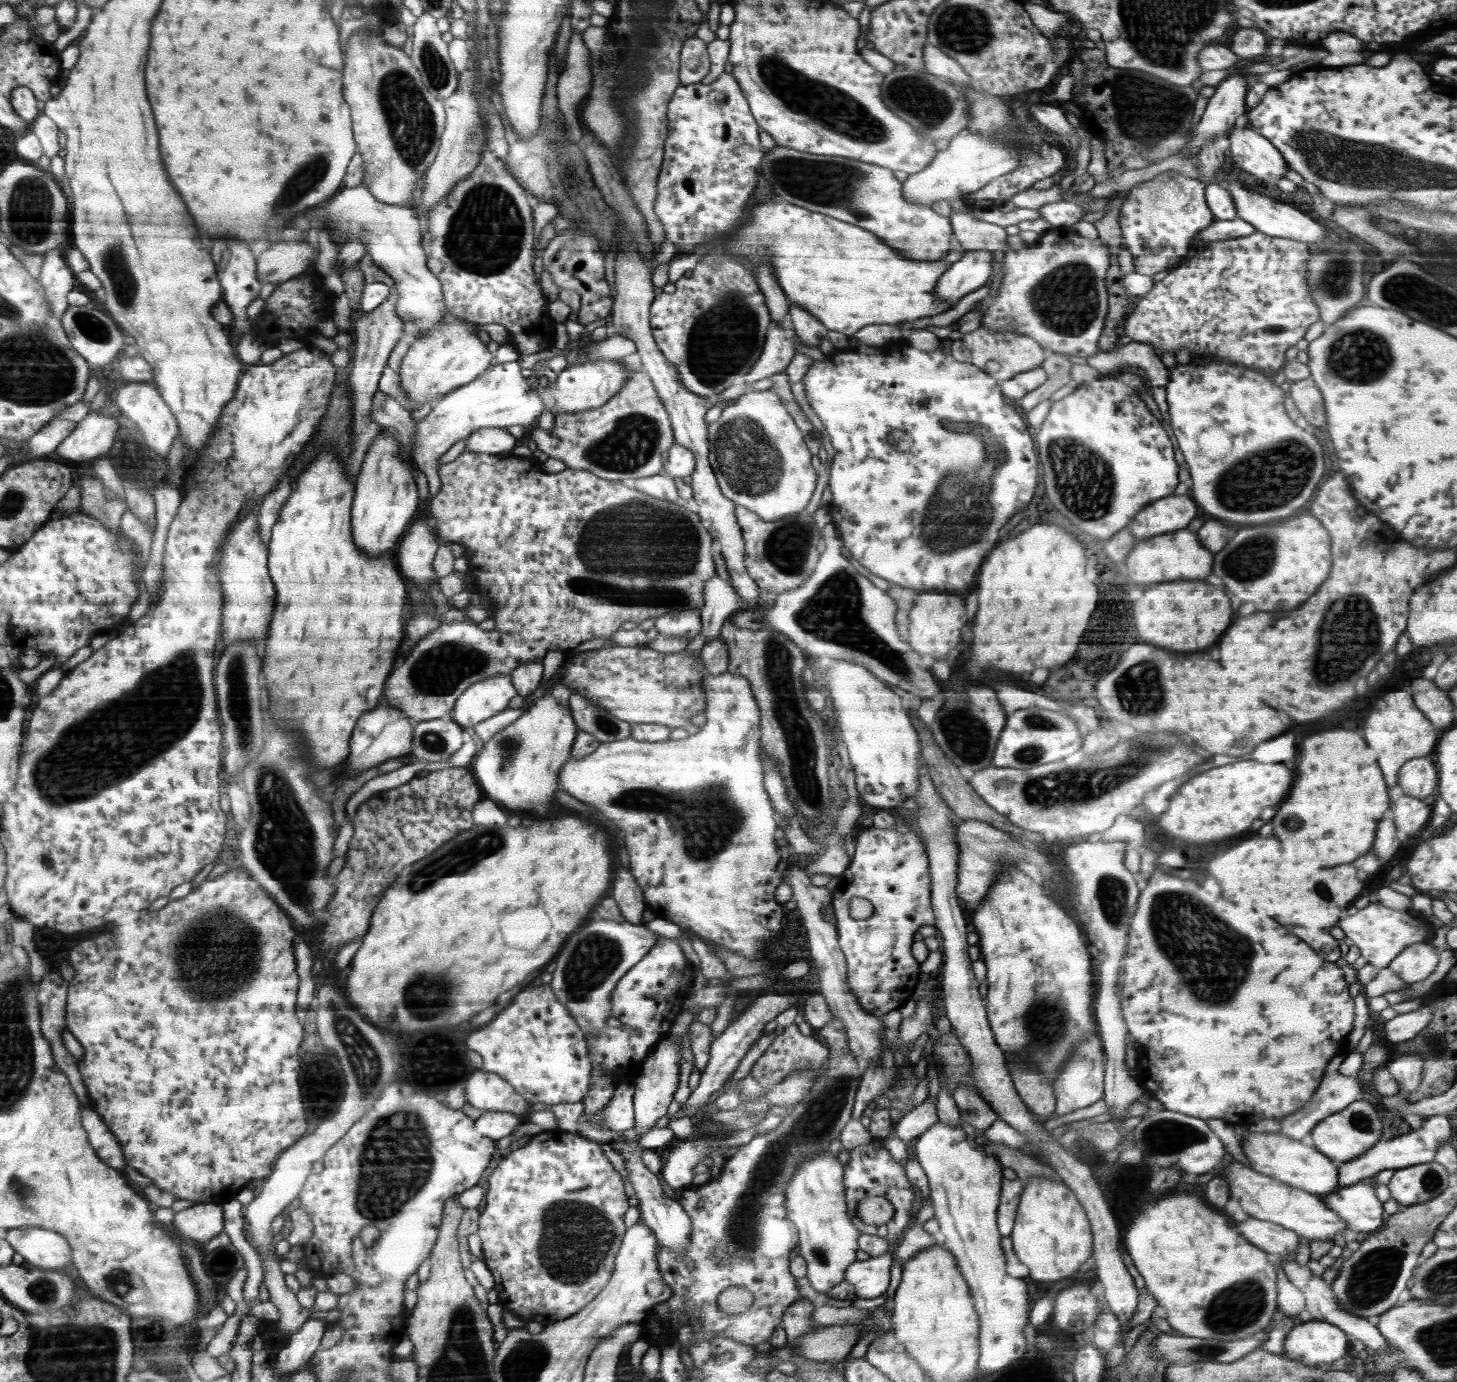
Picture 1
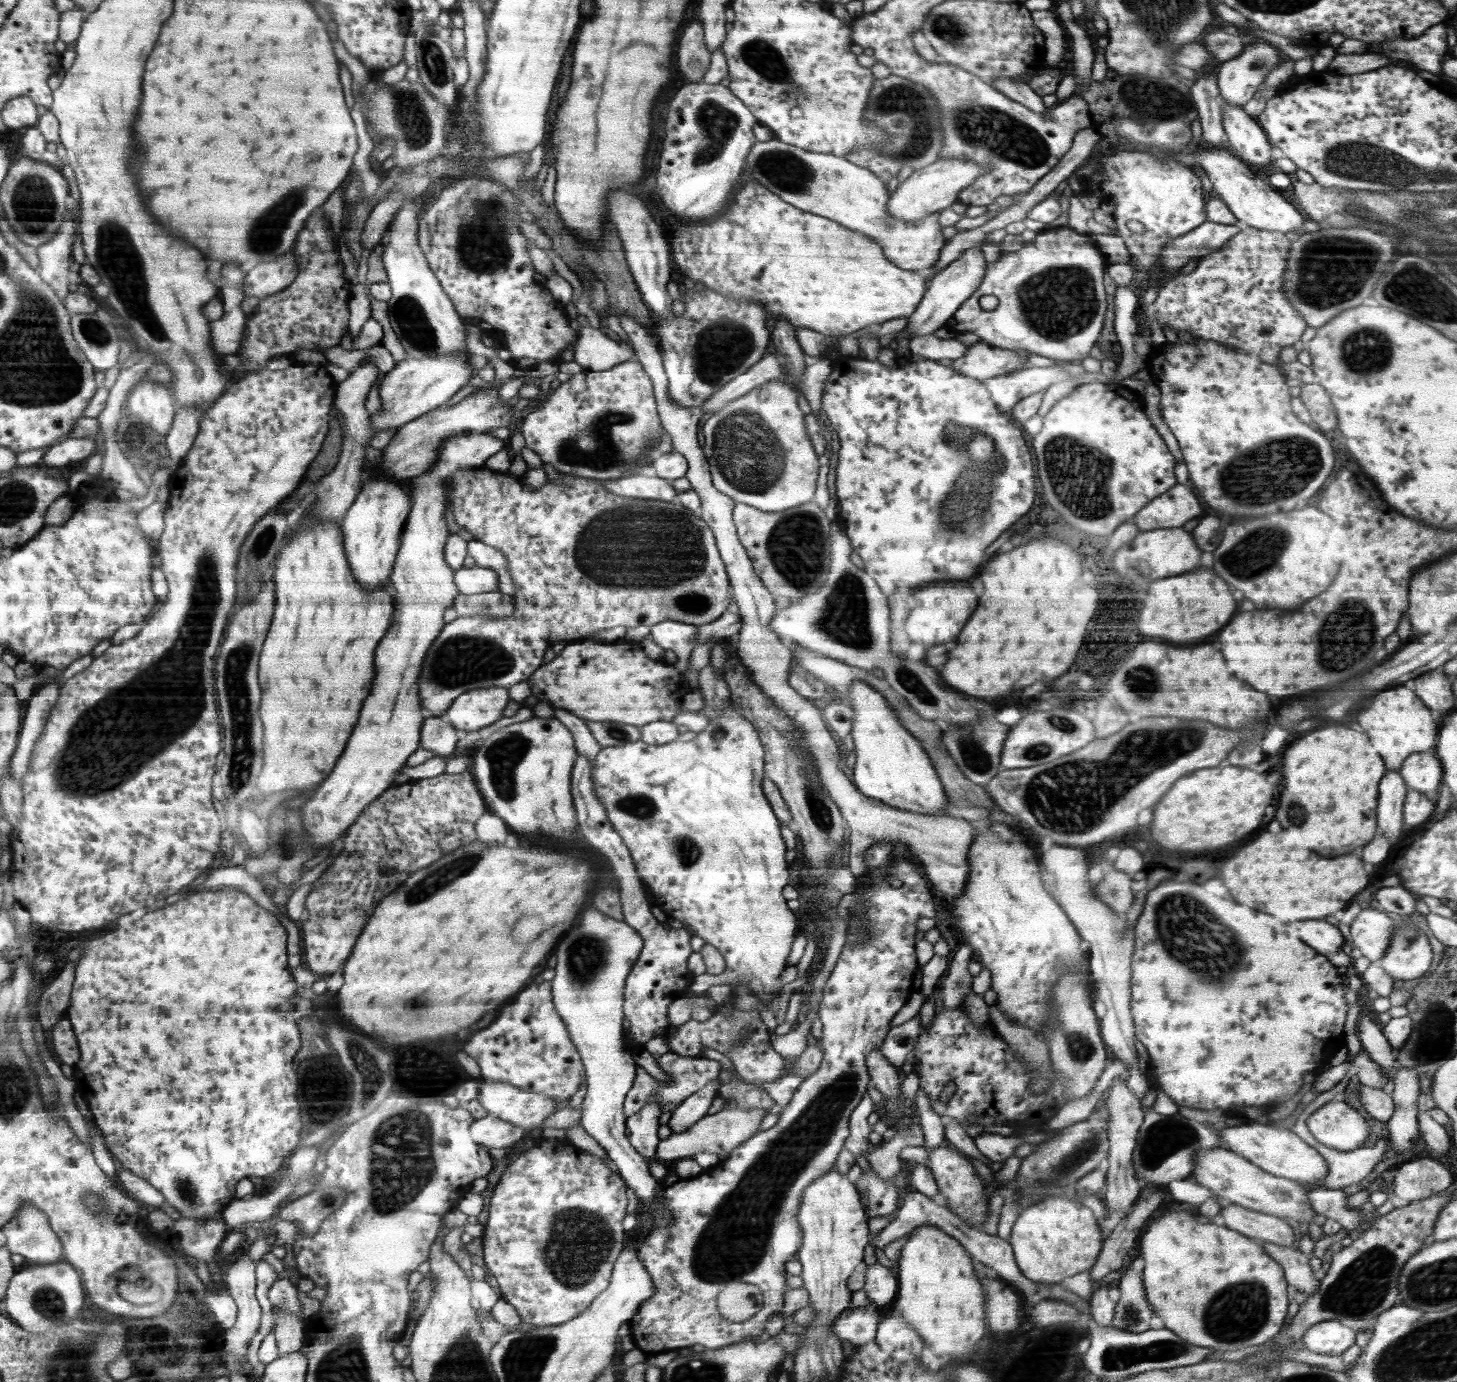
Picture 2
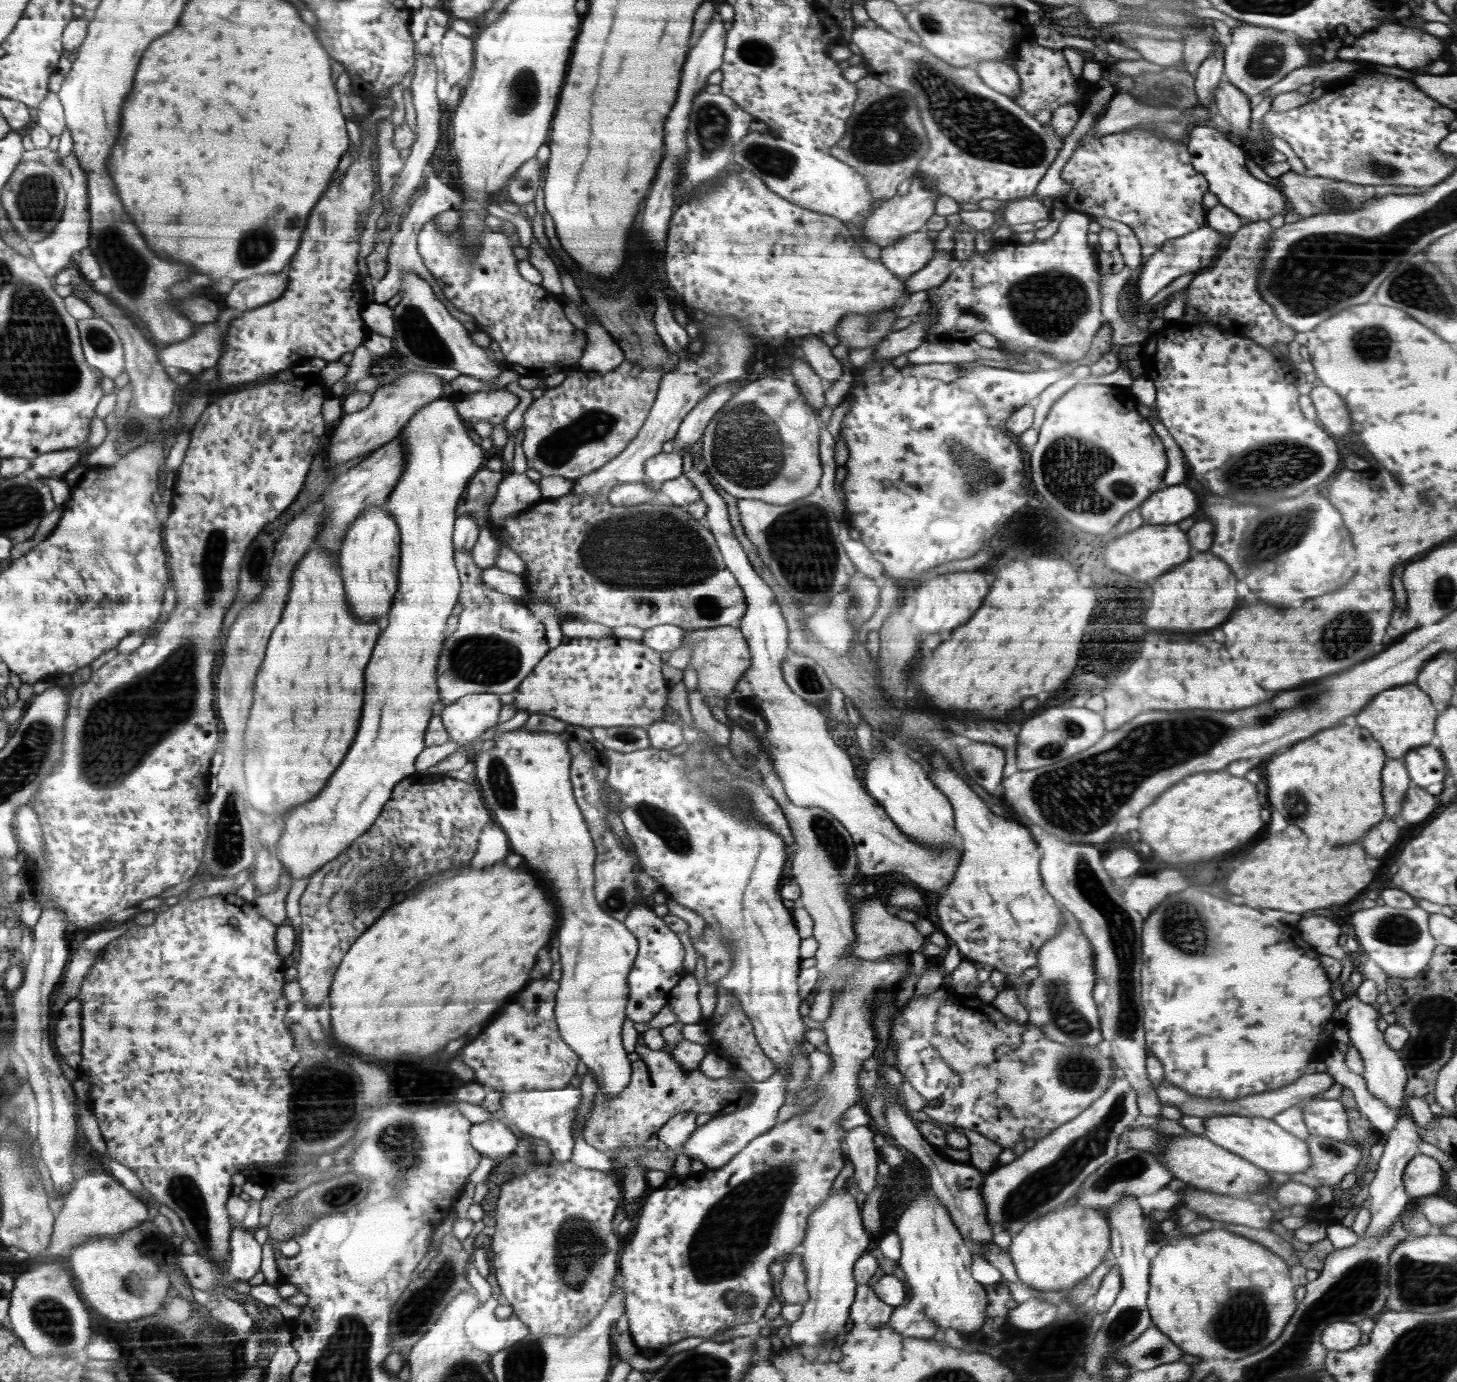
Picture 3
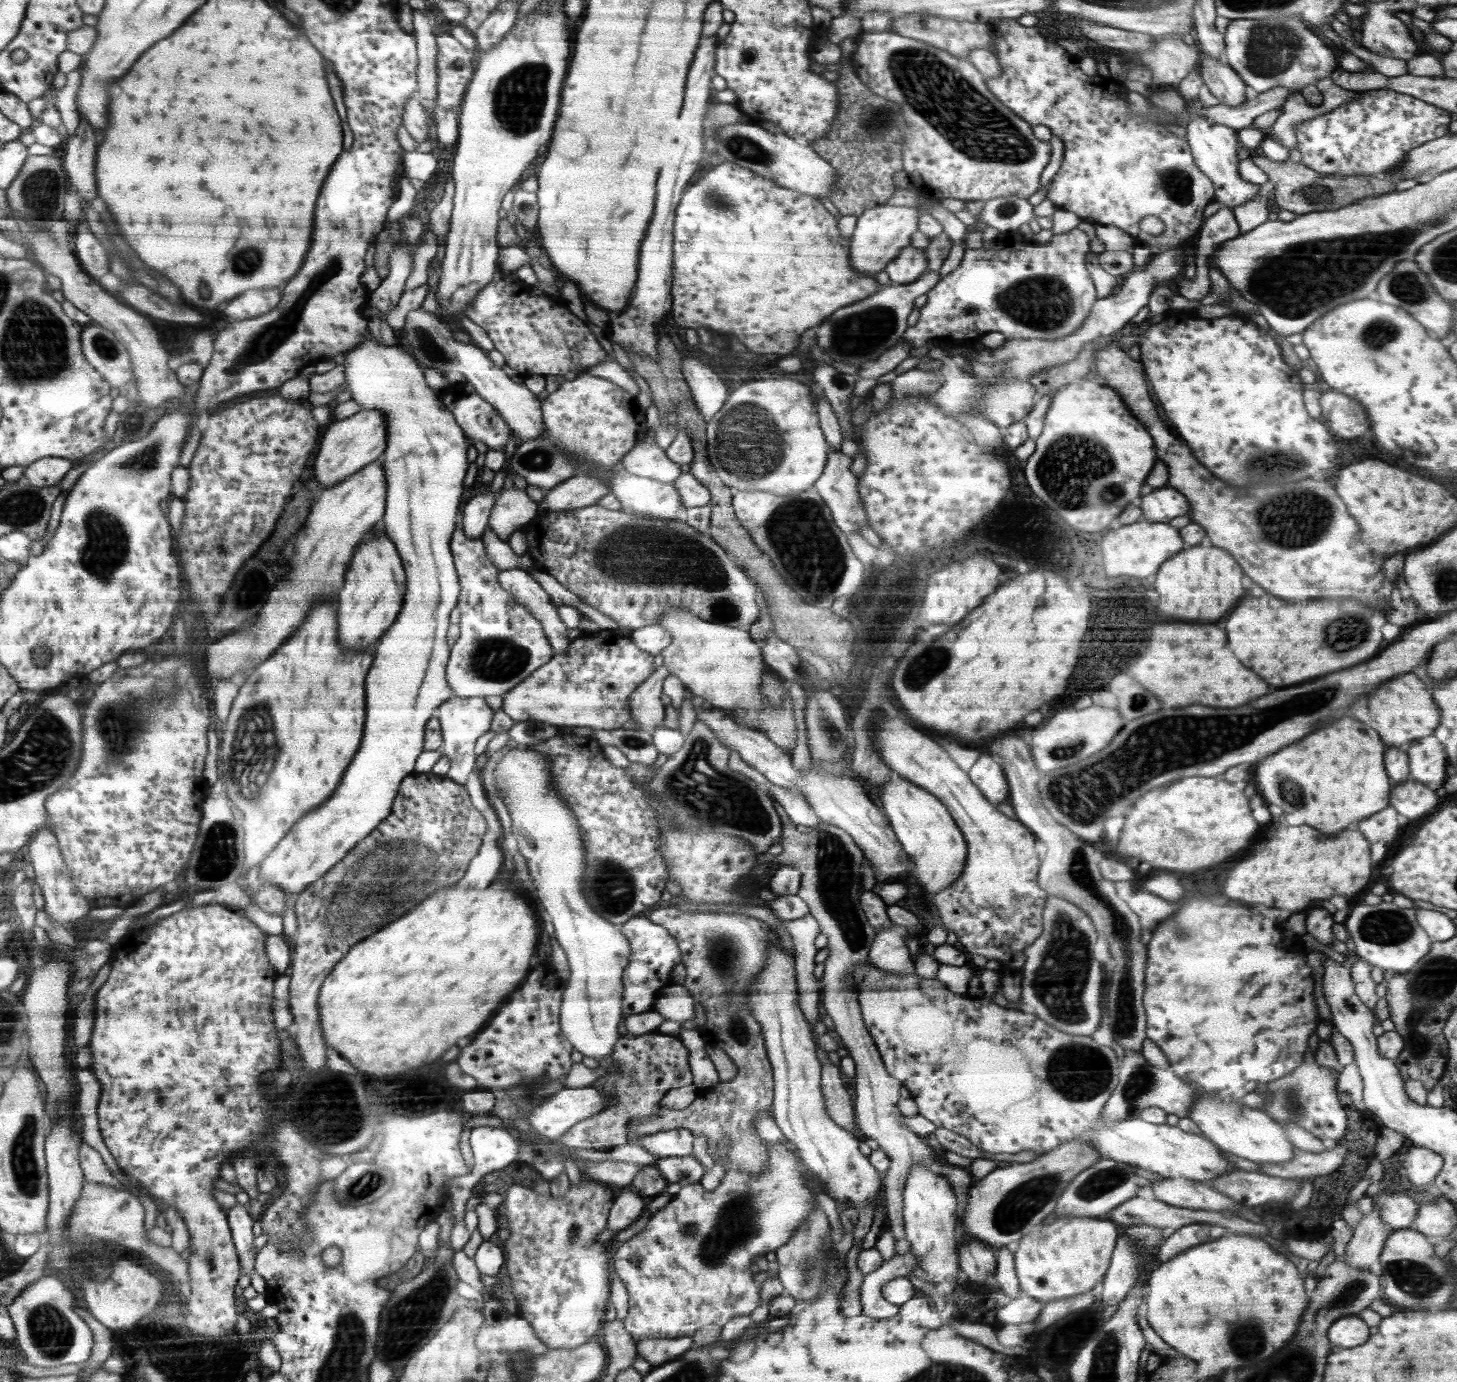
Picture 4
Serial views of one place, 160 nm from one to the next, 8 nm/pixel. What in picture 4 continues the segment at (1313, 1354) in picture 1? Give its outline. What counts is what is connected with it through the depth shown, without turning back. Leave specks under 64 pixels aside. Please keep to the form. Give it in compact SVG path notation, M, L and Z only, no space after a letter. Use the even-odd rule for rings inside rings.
M1360 1315L1343 1316L1332 1323L1327 1337L1332 1346L1354 1348L1368 1340L1368 1329L1369 1325Z

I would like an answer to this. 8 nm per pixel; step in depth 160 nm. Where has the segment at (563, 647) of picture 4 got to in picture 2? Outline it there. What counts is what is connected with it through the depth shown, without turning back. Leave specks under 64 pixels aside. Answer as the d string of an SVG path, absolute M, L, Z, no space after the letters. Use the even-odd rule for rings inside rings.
M462 567L455 571L455 585L459 594L474 595L497 590L499 576L491 568Z

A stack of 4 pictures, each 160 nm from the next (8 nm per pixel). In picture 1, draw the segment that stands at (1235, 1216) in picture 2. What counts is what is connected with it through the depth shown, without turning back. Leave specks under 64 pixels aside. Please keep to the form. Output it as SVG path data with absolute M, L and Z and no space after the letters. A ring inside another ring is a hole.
M1246 1218L1244 1222L1233 1223L1234 1228L1242 1234L1242 1236L1252 1243L1254 1246L1265 1250L1274 1259L1276 1257L1286 1256L1291 1252L1298 1250L1298 1234L1297 1232L1290 1231L1289 1228L1284 1228L1281 1225L1274 1224L1271 1221L1258 1220L1256 1218Z

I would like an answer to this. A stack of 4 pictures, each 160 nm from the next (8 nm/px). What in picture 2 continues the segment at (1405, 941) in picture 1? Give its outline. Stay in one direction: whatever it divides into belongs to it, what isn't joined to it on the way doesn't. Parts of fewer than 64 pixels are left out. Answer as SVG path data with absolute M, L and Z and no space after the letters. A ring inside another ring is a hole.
M1368 907L1352 922L1349 936L1352 937L1352 944L1361 950L1362 957L1377 963L1386 954L1396 924L1384 911Z

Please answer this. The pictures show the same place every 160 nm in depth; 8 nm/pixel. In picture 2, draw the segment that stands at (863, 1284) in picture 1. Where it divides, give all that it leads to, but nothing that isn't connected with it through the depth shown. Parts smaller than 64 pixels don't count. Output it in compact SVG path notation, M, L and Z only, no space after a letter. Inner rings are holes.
M878 1262L866 1265L865 1280L862 1290L866 1292L869 1300L877 1305L890 1304L896 1296L896 1290L899 1290L896 1276Z

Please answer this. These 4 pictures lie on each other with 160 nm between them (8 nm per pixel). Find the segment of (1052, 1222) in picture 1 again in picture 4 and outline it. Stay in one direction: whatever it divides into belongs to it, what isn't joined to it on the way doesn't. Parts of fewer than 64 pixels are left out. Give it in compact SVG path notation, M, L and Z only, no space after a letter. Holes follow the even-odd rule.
M1060 1217L1053 1224L1034 1227L1032 1233L1022 1236L1015 1252L1015 1271L1019 1288L1025 1295L1043 1301L1045 1304L1057 1299L1068 1299L1092 1291L1094 1286L1107 1274L1110 1256L1117 1244L1118 1230L1112 1222L1099 1220L1096 1217Z

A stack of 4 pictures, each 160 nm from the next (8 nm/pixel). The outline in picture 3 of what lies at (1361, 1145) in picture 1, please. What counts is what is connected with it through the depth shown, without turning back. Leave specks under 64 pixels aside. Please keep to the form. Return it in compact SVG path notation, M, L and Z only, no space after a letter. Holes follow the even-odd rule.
M1309 1097L1303 1104L1302 1114L1309 1133L1344 1141L1350 1136L1348 1115L1338 1099Z

